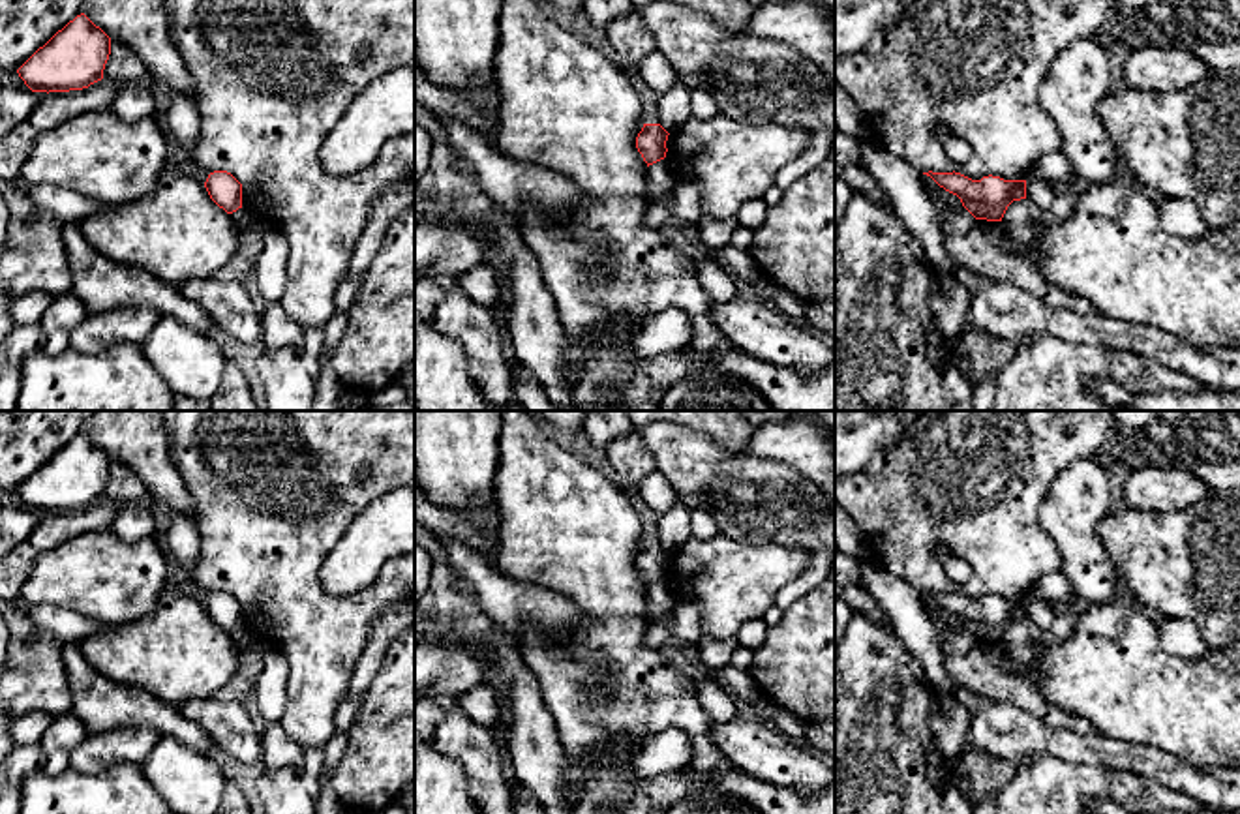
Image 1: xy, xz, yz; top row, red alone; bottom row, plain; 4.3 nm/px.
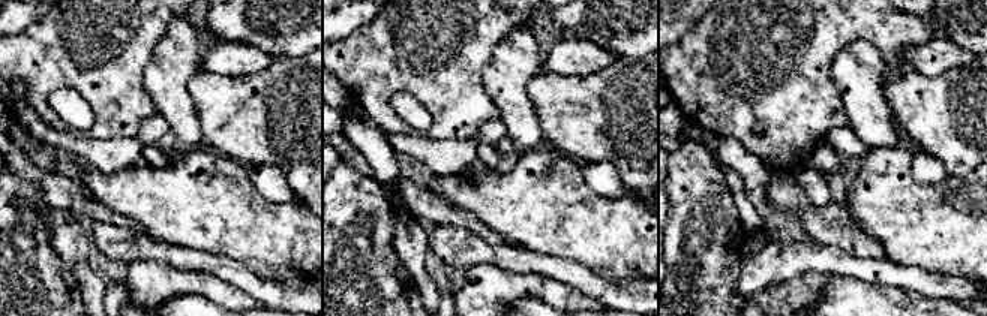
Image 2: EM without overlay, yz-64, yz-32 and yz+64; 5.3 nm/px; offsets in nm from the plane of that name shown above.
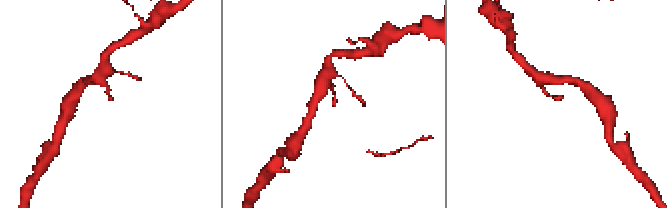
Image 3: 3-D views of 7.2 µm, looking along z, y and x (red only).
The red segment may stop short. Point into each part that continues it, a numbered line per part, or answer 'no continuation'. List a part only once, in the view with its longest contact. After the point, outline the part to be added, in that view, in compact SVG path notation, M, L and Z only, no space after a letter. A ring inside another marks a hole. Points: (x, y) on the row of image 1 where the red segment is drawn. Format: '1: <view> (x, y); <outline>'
no continuation

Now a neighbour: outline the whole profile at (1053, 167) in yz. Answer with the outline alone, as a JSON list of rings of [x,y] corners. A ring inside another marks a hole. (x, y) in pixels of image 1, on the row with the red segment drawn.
[[[1047,152],[1039,156],[1032,167],[1030,176],[1047,180],[1060,188],[1082,189],[1084,184],[1079,174],[1071,169],[1064,152]]]

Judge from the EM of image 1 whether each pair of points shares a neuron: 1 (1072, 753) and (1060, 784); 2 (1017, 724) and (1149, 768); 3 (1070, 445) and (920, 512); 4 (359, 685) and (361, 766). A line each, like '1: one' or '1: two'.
1: two
2: one
3: one
4: two

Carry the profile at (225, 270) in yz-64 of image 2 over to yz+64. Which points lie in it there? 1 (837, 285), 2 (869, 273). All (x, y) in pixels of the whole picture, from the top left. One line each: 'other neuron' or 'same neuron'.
1: other neuron
2: same neuron

